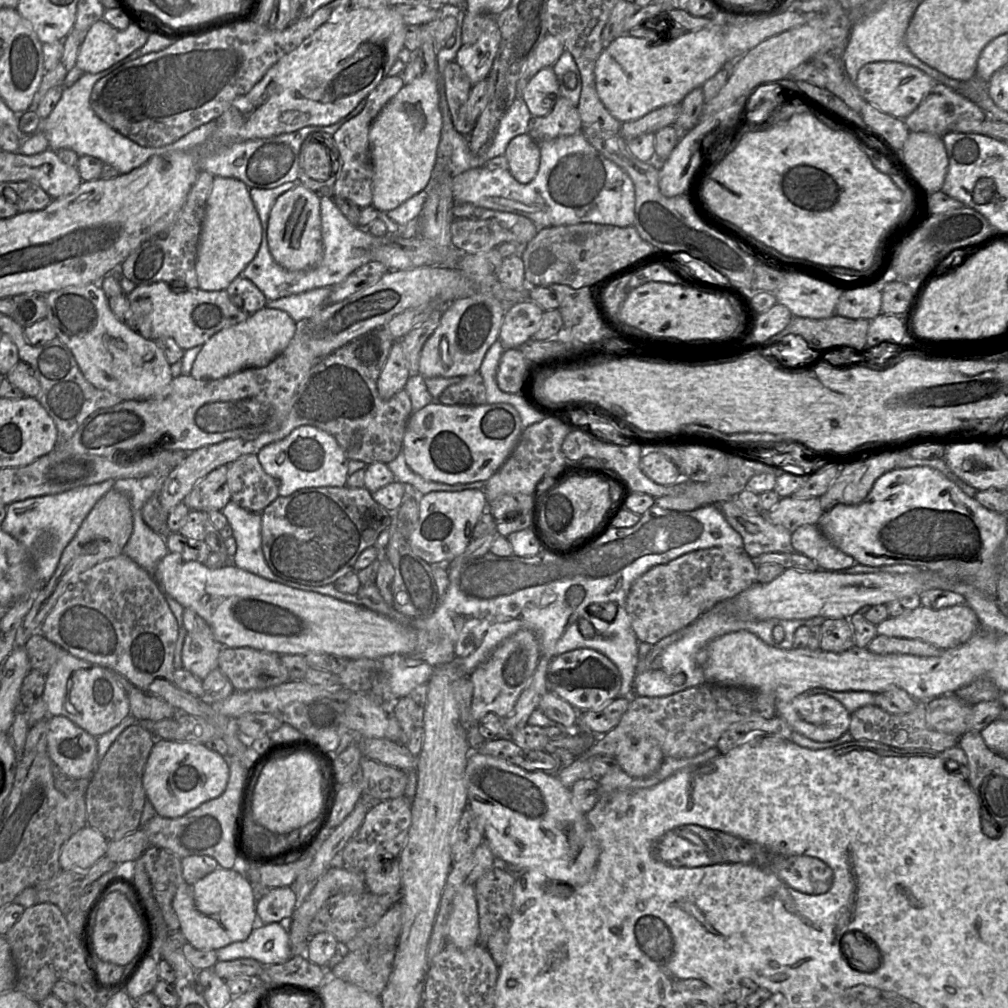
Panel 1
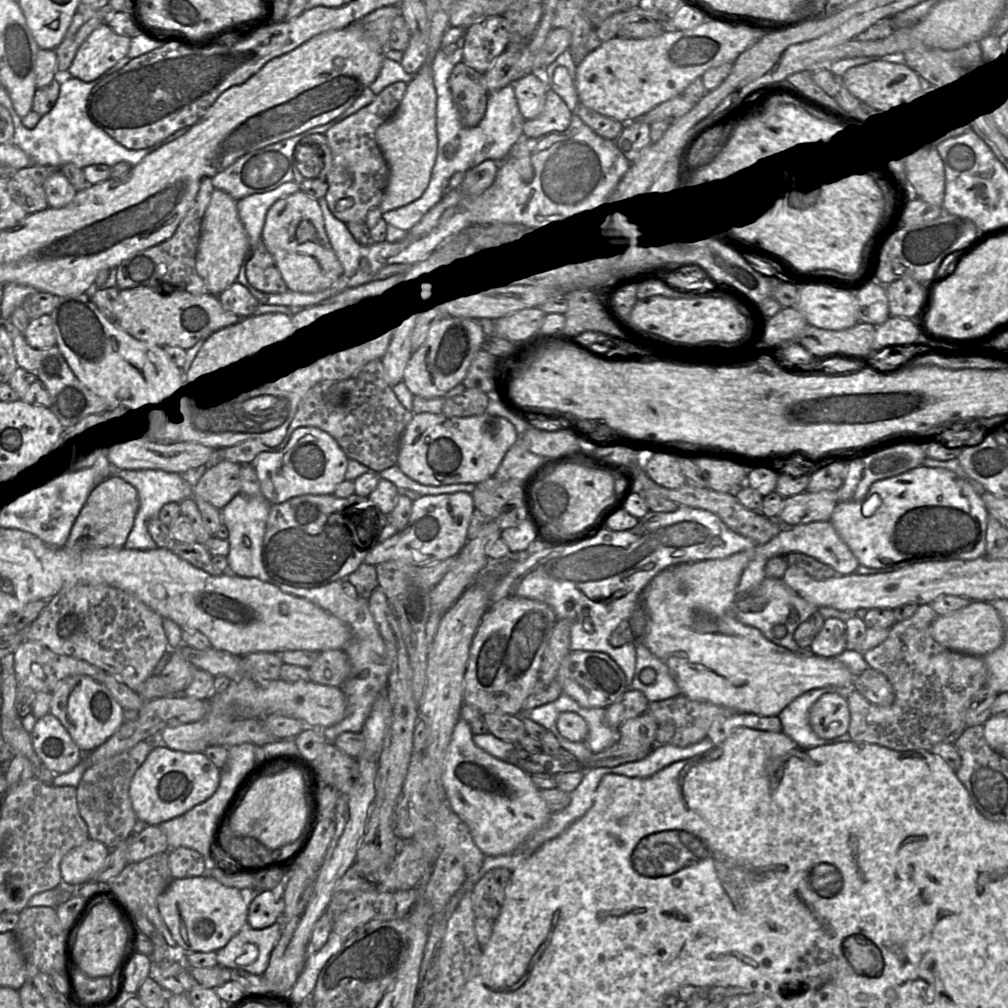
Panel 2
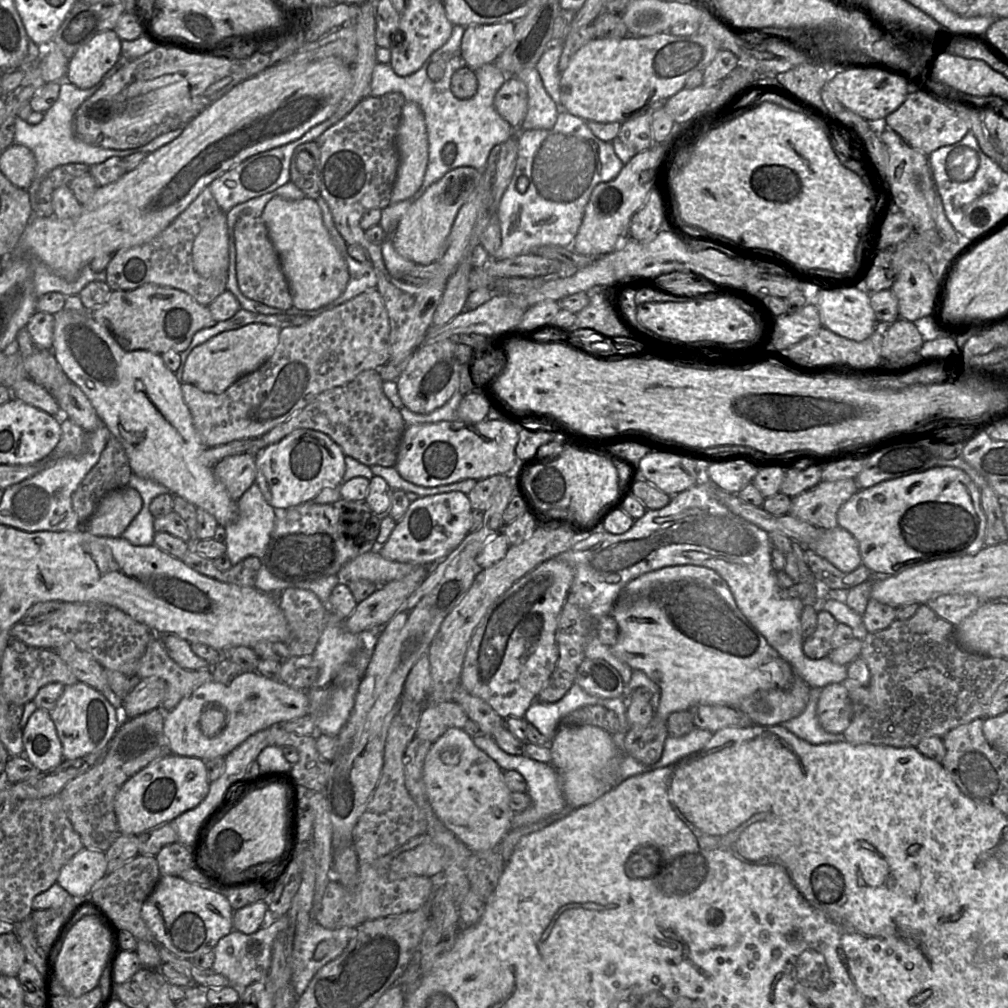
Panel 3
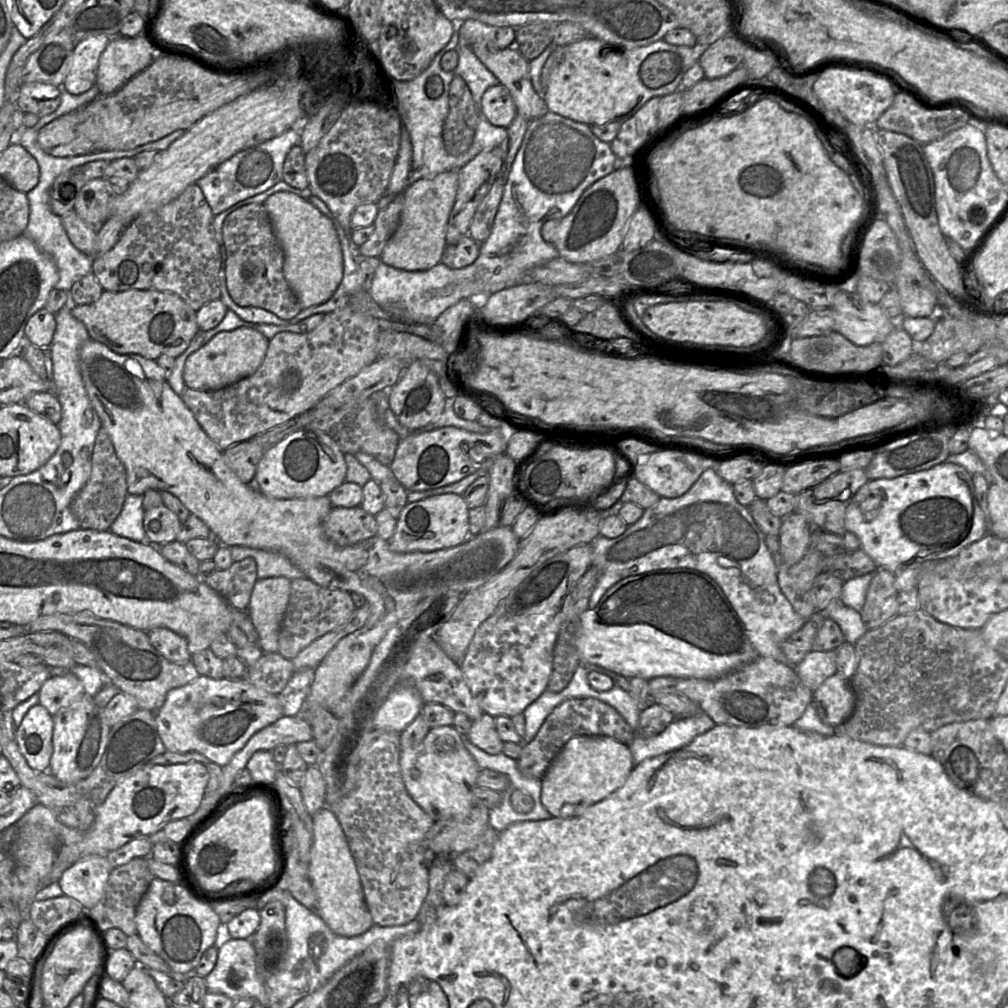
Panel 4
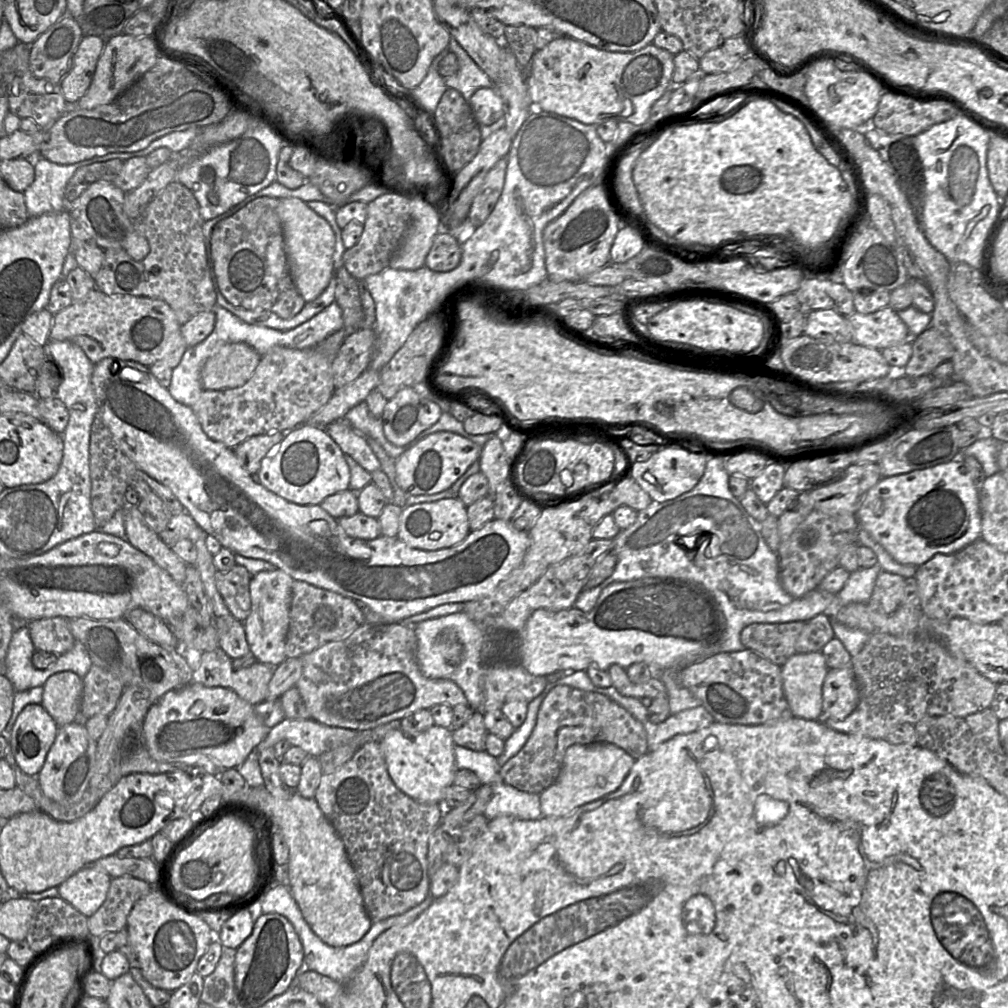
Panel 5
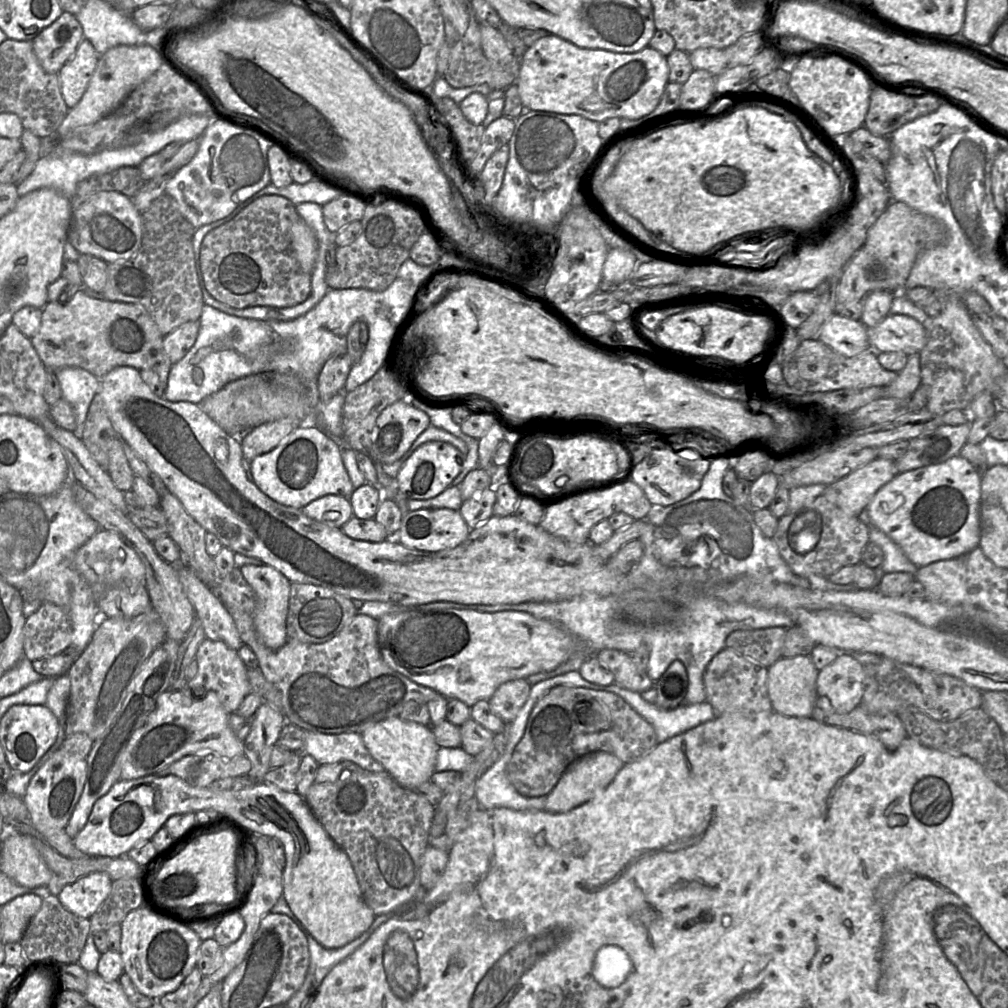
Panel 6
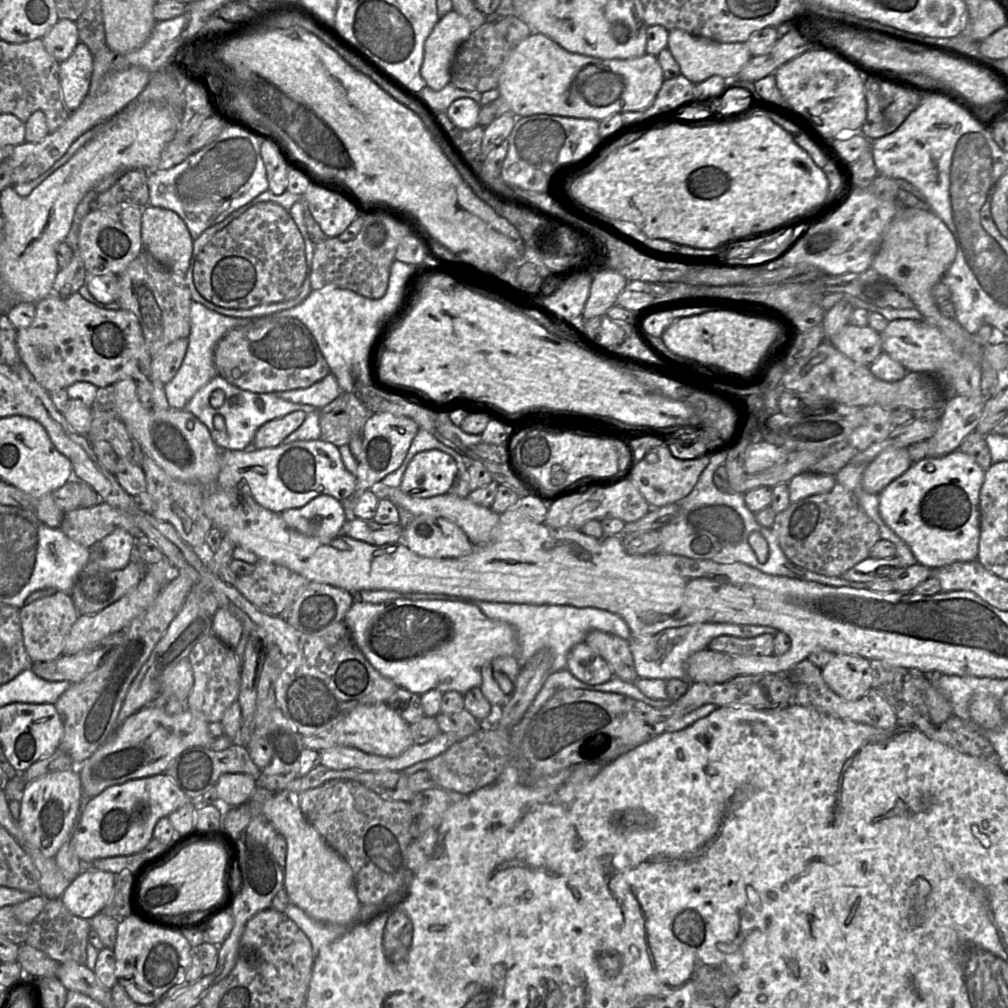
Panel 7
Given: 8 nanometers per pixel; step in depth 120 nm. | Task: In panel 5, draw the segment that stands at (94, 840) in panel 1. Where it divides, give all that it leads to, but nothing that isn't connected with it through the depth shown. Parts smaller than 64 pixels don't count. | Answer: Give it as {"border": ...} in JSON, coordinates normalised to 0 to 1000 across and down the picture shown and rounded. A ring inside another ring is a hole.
{"border":[[[83,860],[58,879],[59,890],[89,910],[104,894],[110,872],[101,863]]]}

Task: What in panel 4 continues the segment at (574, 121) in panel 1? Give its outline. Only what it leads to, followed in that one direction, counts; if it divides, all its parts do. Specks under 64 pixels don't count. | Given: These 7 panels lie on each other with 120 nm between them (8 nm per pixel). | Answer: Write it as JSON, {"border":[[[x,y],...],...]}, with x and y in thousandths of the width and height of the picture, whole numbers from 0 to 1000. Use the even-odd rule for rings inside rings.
{"border":[[[473,42],[467,45],[470,54],[501,85],[511,102],[513,113],[523,119],[537,116],[544,111],[540,97],[529,87],[525,61],[511,46],[497,50]]]}

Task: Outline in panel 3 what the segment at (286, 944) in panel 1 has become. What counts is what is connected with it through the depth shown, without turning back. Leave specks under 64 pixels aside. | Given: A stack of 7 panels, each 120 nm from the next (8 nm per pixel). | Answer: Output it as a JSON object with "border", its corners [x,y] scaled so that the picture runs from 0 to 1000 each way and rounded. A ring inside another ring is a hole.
{"border":[[[286,908],[277,912],[269,912],[253,926],[242,927],[230,923],[226,928],[220,930],[211,940],[213,952],[210,962],[223,968],[228,973],[228,978],[233,981],[242,981],[252,974],[265,969],[270,950],[270,938],[275,928],[283,924],[287,919]]]}

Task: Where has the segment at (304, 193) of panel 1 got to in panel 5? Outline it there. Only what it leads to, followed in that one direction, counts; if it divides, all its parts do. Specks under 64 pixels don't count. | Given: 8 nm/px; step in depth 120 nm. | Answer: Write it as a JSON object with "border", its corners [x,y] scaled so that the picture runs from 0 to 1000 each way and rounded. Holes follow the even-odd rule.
{"border":[[[278,196],[275,212],[281,226],[282,244],[291,281],[302,299],[309,300],[323,287],[332,273],[332,232],[326,221],[299,197]]]}

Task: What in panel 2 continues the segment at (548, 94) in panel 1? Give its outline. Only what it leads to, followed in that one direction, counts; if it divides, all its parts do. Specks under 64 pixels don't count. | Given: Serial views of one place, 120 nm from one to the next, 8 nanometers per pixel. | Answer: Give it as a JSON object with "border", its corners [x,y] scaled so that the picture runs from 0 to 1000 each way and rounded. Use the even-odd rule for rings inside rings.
{"border":[[[525,72],[510,82],[515,110],[521,119],[530,118],[539,110],[544,88],[541,77],[535,72]]]}

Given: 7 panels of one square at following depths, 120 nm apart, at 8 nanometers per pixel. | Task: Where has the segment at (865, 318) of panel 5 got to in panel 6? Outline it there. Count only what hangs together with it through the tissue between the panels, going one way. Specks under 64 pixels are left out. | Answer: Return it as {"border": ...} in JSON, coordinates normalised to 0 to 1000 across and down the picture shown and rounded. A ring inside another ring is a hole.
{"border":[[[882,312],[870,323],[860,325],[863,345],[872,349],[913,350],[919,342],[919,327],[907,315]]]}

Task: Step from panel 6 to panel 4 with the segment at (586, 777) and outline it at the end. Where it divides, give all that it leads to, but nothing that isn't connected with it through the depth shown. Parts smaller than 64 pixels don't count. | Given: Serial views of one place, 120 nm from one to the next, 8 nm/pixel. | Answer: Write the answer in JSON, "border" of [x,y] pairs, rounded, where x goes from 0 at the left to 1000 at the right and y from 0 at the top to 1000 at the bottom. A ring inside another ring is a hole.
{"border":[[[570,730],[563,734],[538,772],[537,796],[548,811],[567,810],[608,789],[629,761],[622,739],[601,730]]]}

